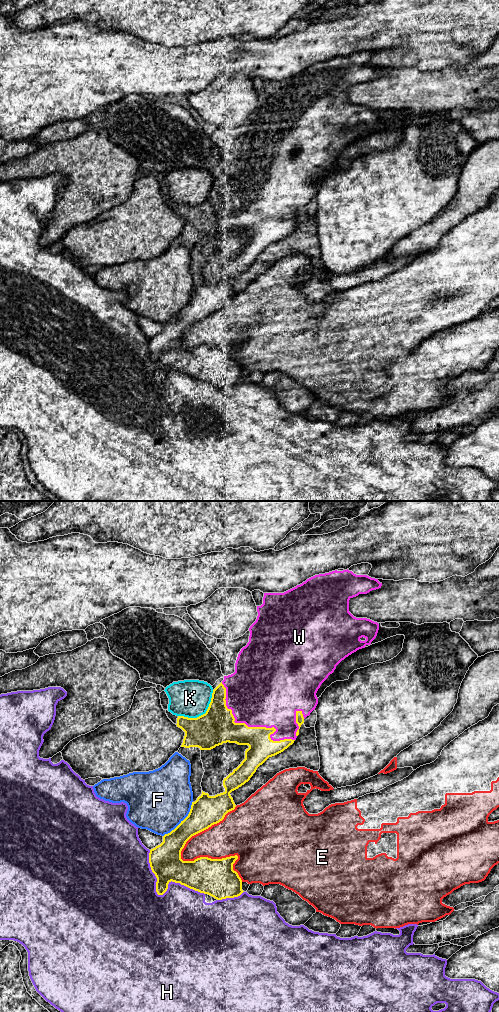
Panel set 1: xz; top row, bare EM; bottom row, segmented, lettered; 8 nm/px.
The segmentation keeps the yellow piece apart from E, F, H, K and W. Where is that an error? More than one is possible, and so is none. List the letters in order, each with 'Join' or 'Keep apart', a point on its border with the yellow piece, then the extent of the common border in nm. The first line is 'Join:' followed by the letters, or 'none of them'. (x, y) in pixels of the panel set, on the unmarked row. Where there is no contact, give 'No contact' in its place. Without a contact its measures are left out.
Join: W
E: Keep apart. Touches yellow at xz (203, 318). Shared border 600 nm
F: Keep apart. Touches yellow at xz (183, 308). Shared border 380 nm
H: Keep apart. Touches yellow at xz (161, 382). Shared border 550 nm
K: Keep apart. Touches yellow at xz (203, 202). Shared border 360 nm
W: Join. Touches yellow at xz (251, 215). Shared border 750 nm

